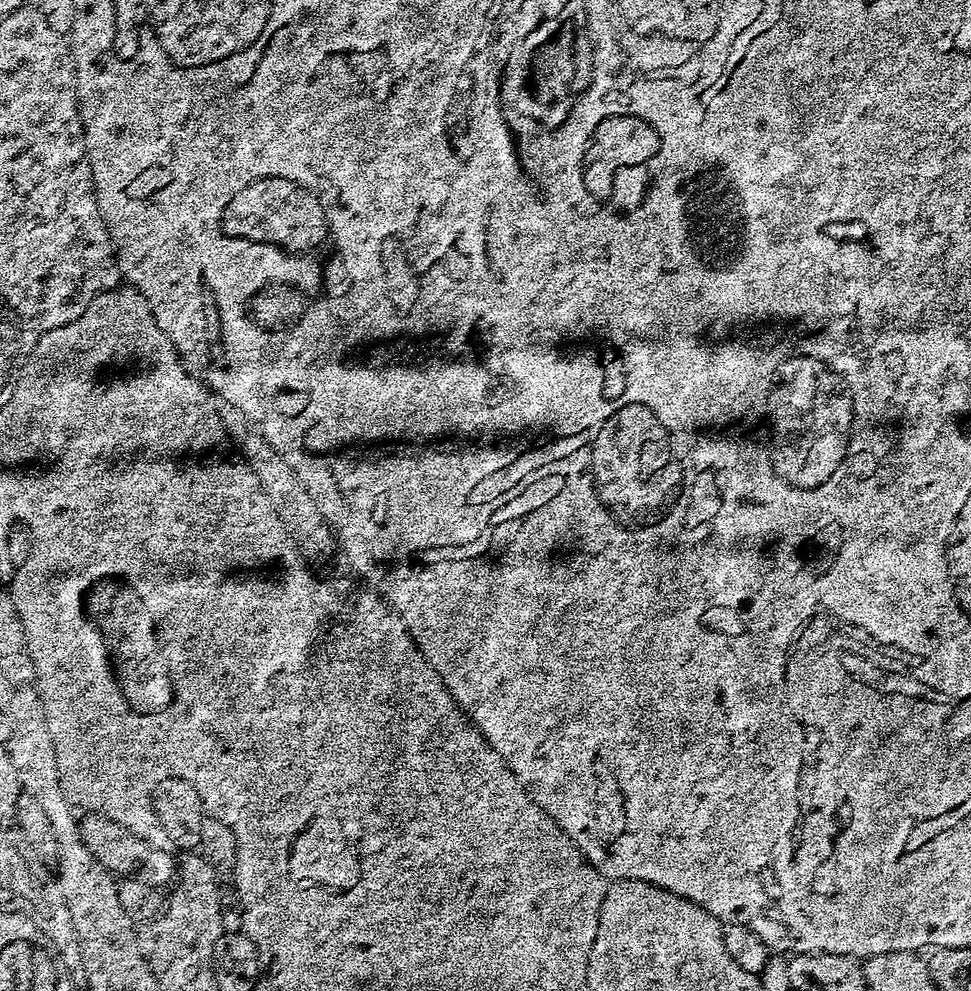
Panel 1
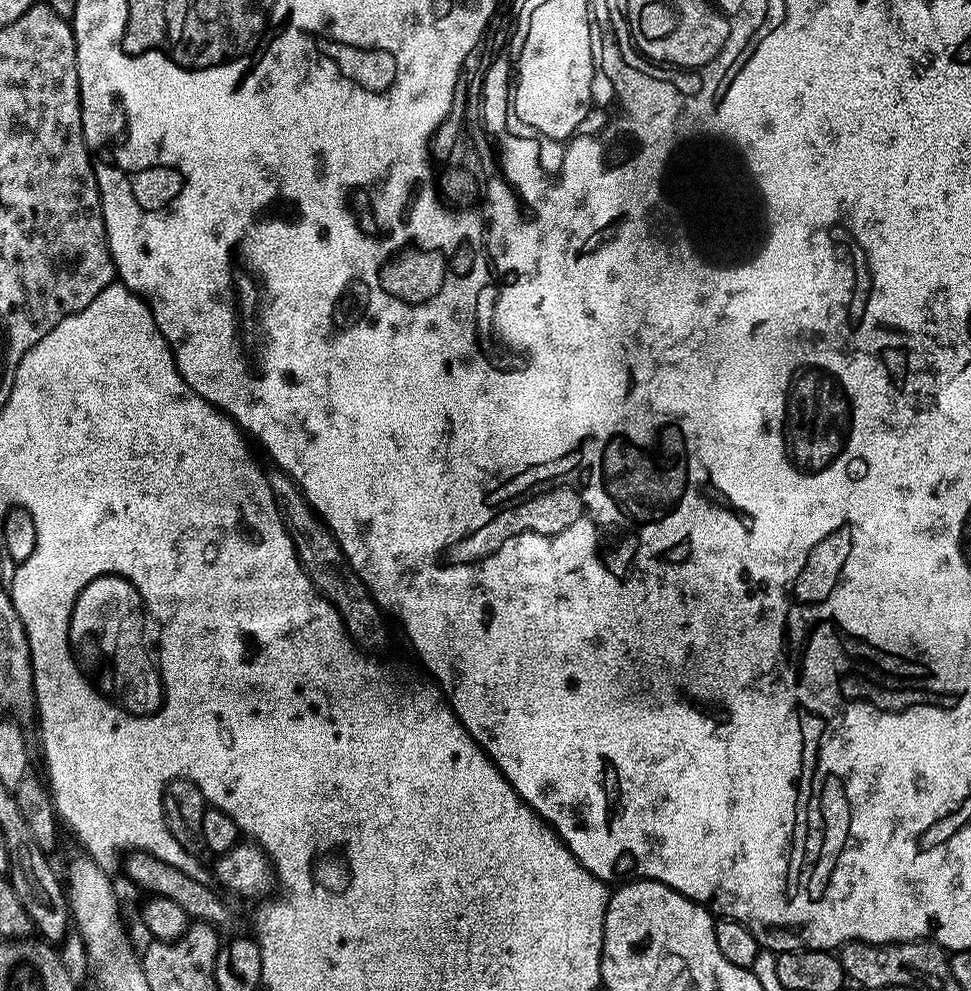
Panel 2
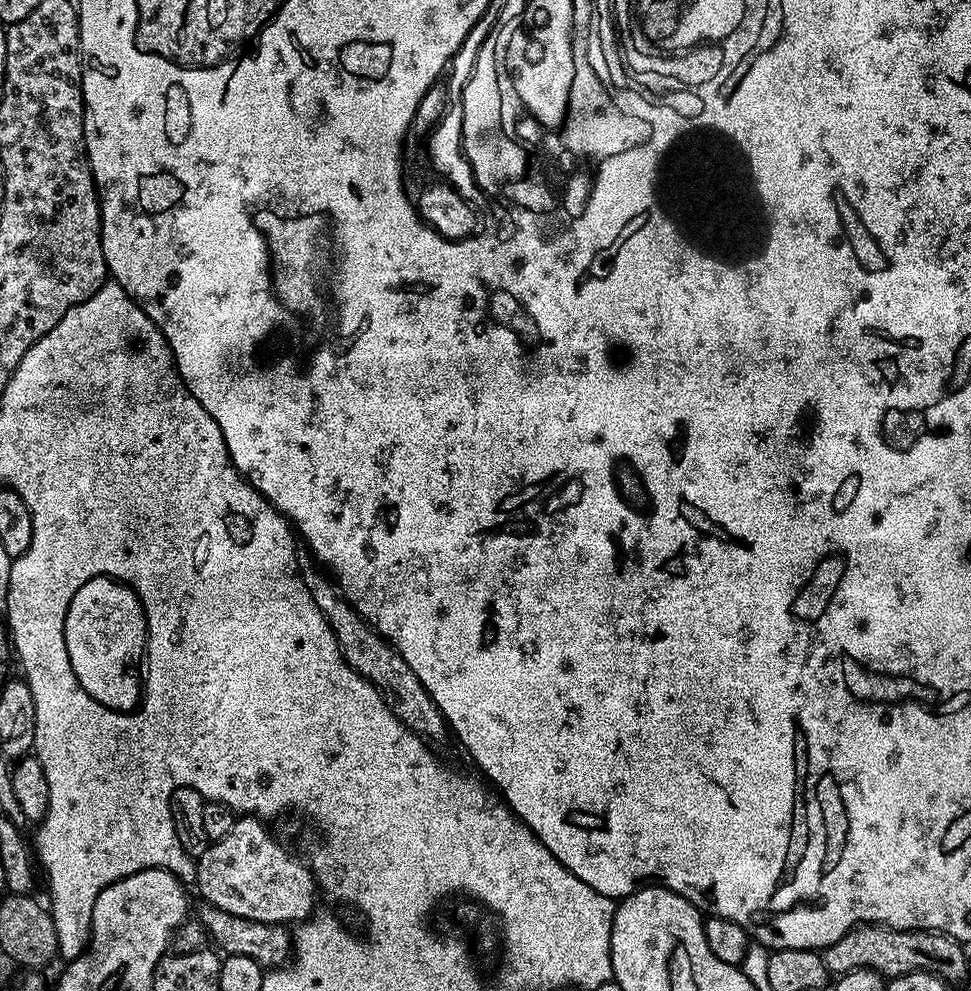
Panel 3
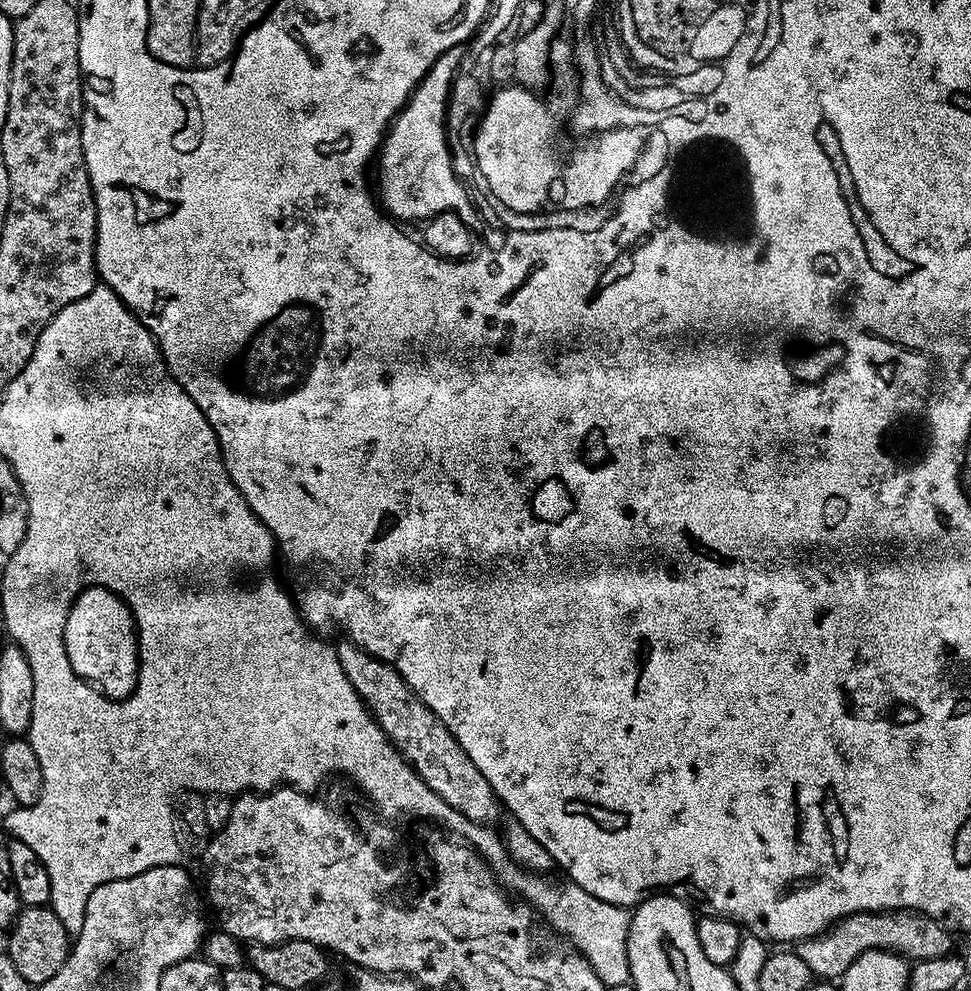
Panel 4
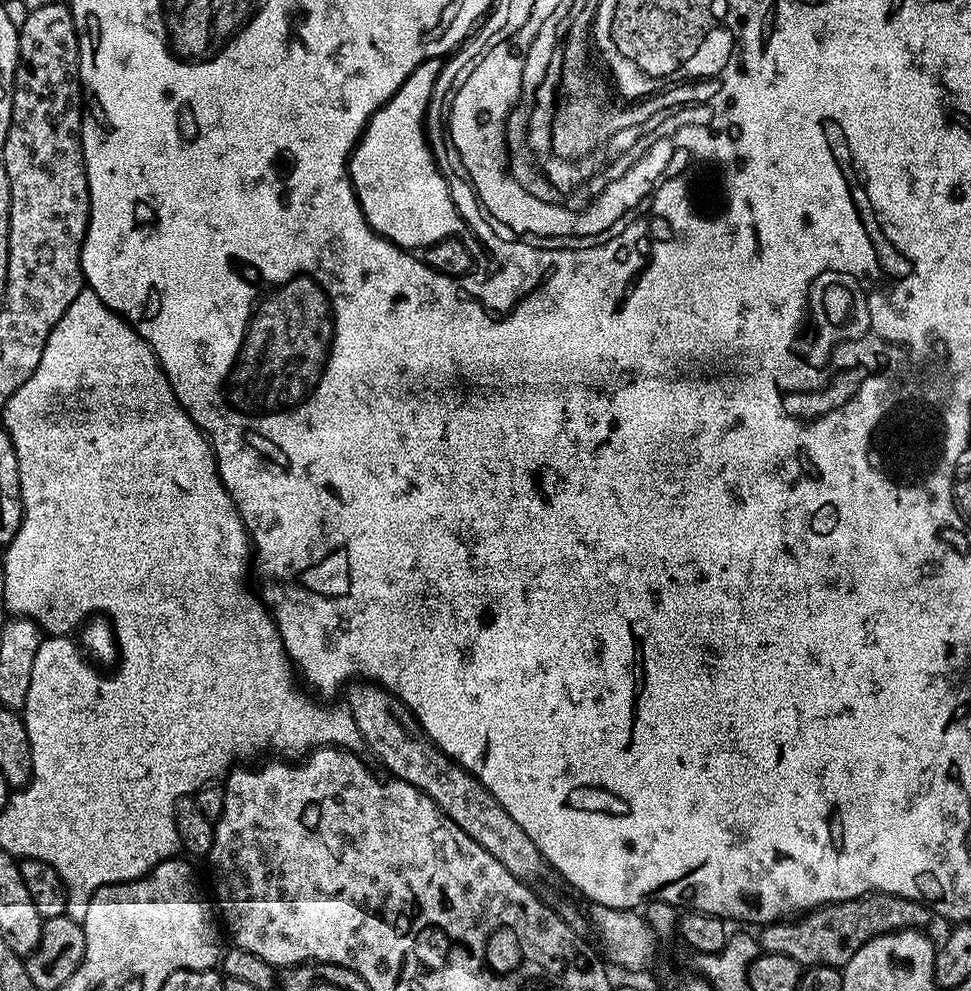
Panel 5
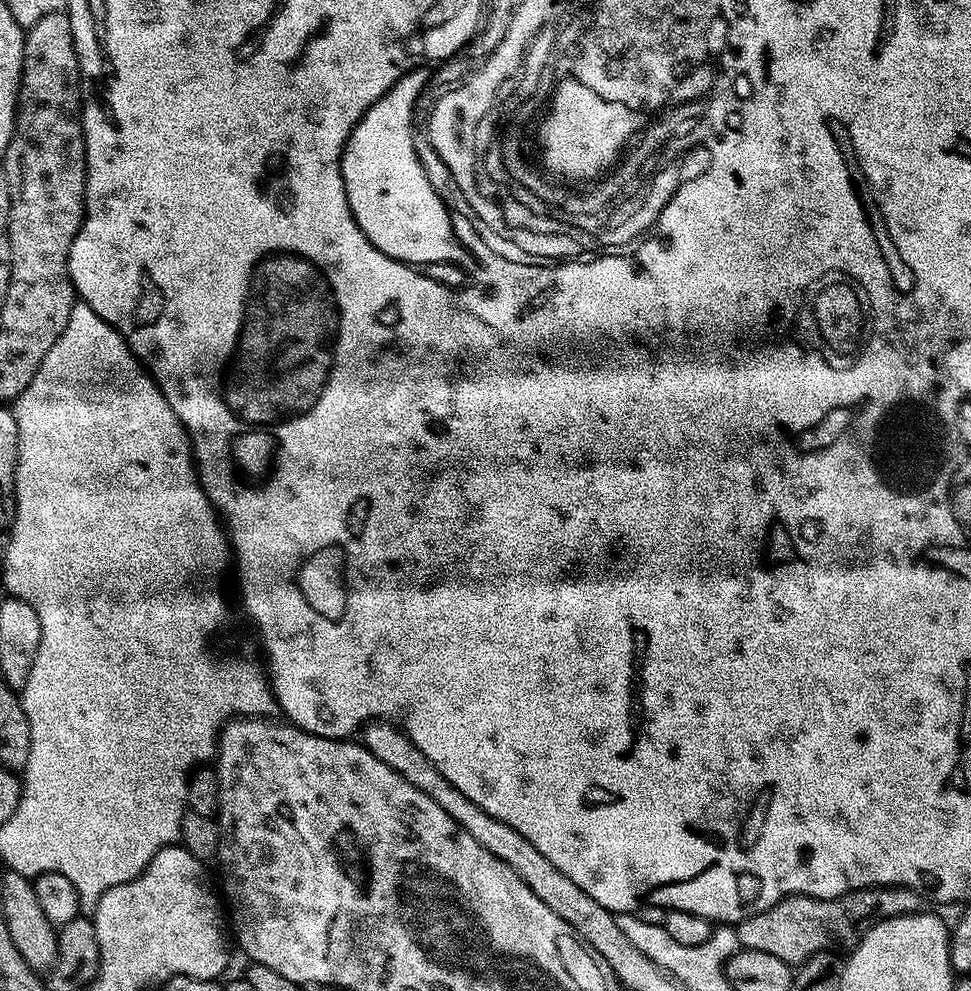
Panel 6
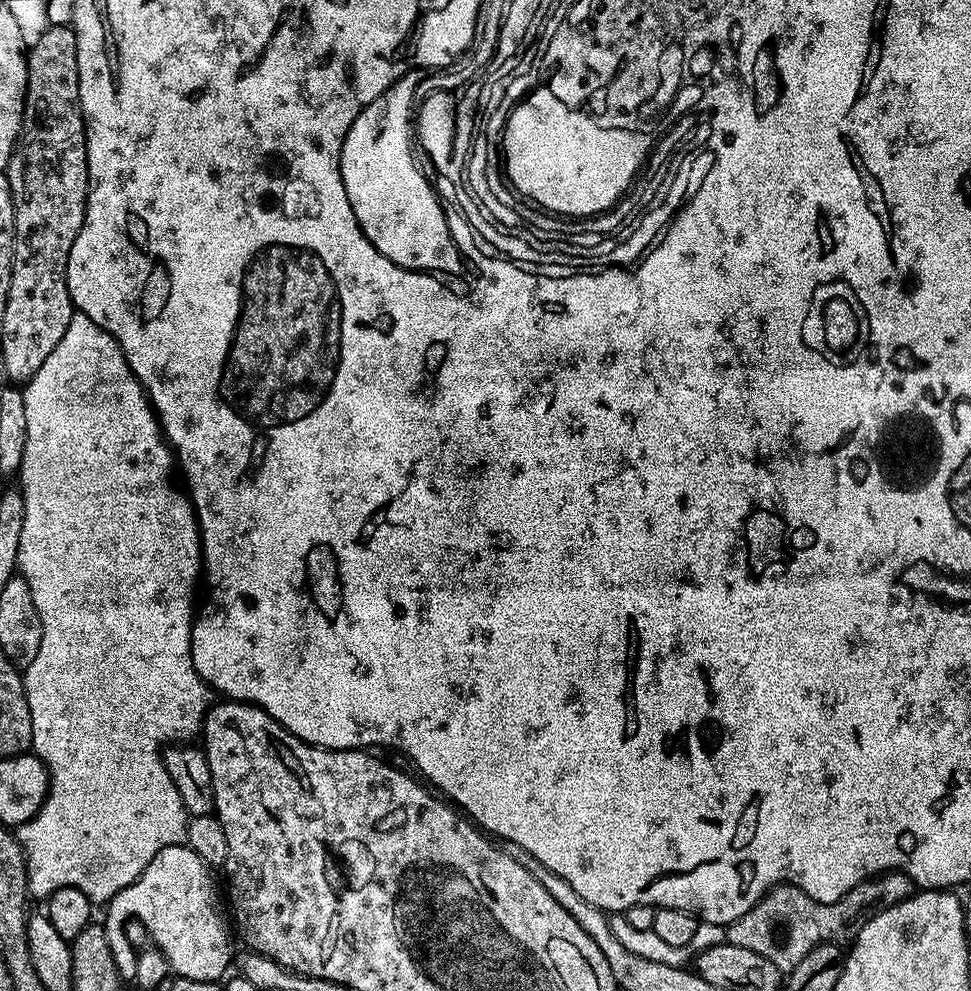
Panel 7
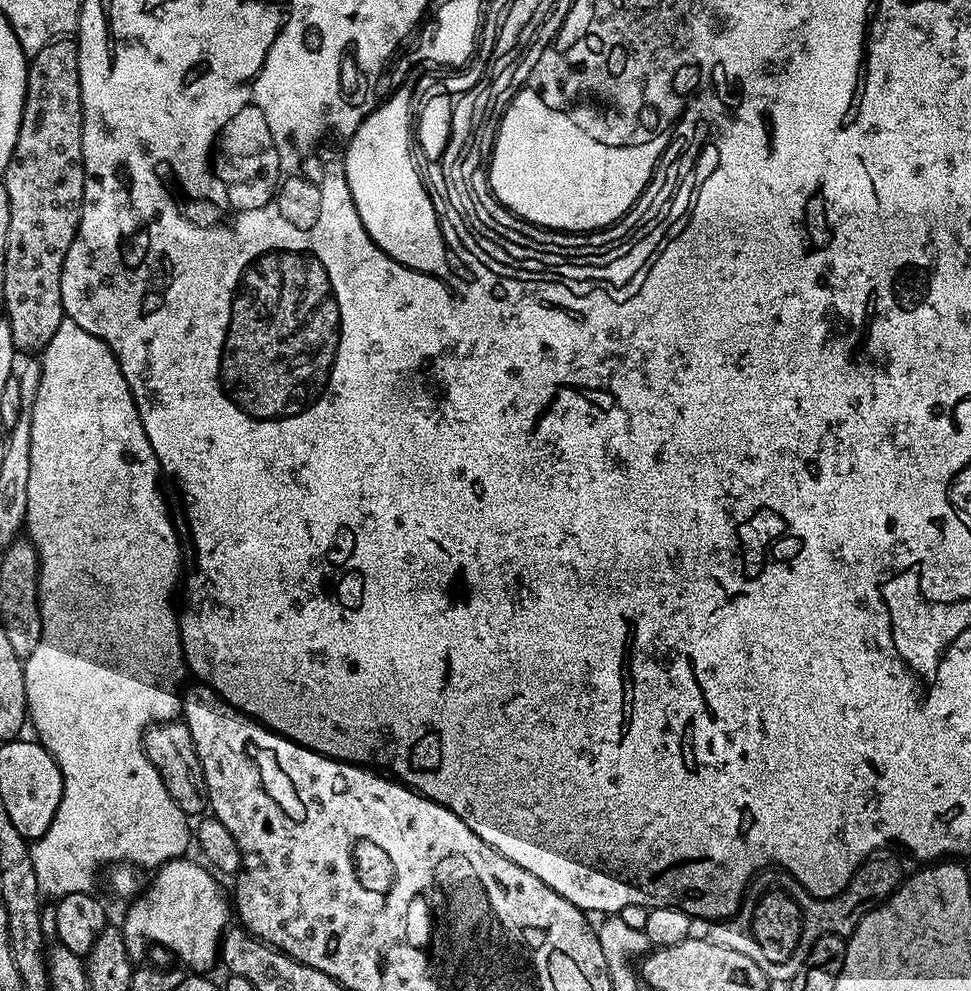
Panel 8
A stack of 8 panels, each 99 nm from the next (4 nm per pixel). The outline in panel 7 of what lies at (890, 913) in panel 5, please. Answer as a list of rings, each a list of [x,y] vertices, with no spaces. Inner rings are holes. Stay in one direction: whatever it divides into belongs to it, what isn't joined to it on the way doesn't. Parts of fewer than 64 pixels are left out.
[[[899,870],[882,872],[871,880],[863,880],[834,902],[818,902],[792,884],[777,884],[755,906],[746,910],[742,918],[727,925],[726,940],[734,946],[754,950],[754,954],[762,954],[762,958],[770,958],[781,973],[787,974],[806,958],[806,954],[810,954],[810,950],[814,950],[814,946],[851,945],[870,918],[898,902],[906,902],[906,898],[916,895],[917,891],[916,883]]]

